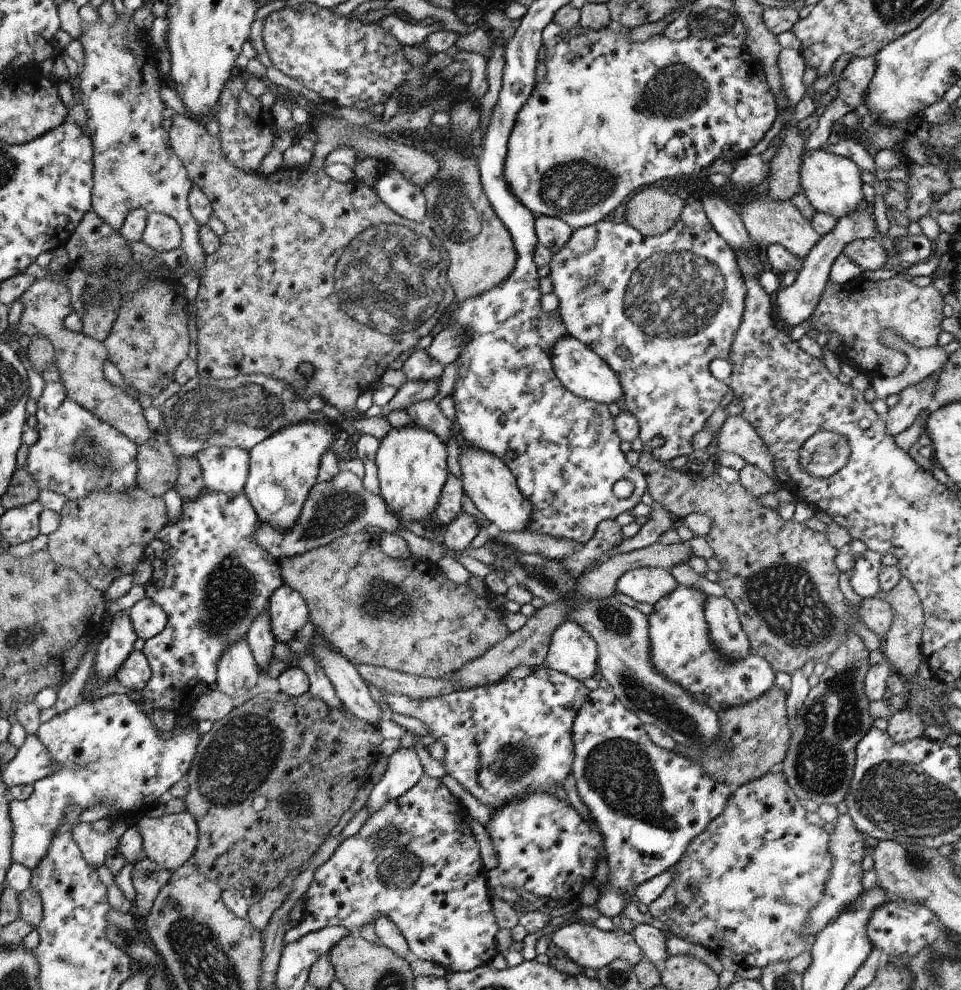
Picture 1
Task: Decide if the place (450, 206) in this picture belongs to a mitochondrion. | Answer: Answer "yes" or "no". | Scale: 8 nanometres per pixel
yes

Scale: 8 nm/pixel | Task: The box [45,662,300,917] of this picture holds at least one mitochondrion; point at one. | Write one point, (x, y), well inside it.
(234, 760)

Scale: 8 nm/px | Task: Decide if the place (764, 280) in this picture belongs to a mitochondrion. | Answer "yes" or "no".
no

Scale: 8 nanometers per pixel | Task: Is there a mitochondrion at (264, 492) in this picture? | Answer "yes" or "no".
no

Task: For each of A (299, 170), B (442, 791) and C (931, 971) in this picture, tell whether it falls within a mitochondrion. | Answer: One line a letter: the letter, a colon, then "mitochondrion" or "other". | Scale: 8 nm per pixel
A: other
B: other
C: mitochondrion

